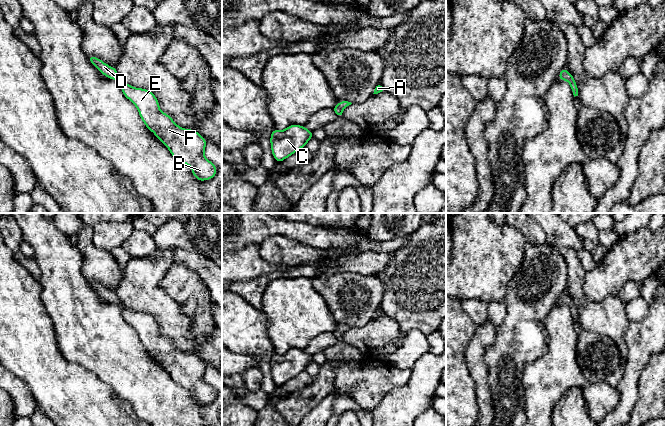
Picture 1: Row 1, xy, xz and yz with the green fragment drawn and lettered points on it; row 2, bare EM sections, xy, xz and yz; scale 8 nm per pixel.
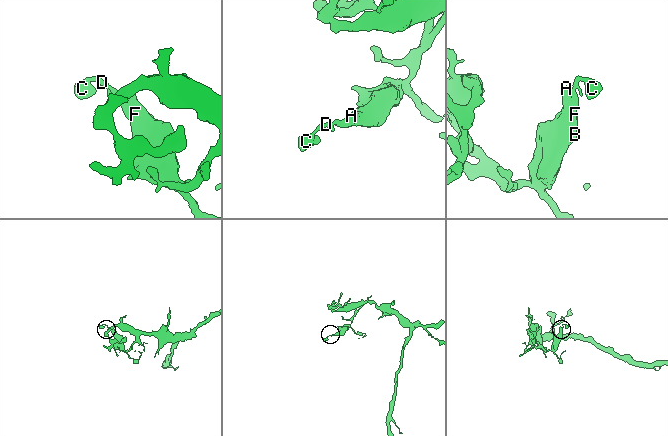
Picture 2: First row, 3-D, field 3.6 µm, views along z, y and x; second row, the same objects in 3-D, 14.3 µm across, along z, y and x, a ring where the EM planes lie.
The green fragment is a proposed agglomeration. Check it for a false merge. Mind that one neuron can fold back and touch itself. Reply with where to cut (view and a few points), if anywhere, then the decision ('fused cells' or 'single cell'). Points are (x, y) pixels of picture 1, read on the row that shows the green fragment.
no cut | single cell

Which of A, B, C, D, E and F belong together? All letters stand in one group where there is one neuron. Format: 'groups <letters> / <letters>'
groups A B C D E F

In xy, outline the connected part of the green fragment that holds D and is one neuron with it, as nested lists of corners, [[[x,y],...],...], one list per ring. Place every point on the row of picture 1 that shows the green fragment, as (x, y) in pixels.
[[[88,56],[88,59],[103,75],[121,84],[124,96],[136,106],[147,129],[164,143],[176,160],[191,167],[197,180],[210,180],[216,175],[216,166],[204,156],[207,141],[203,136],[195,130],[179,127],[168,114],[160,111],[159,102],[152,92],[125,83],[115,67],[95,56]]]

